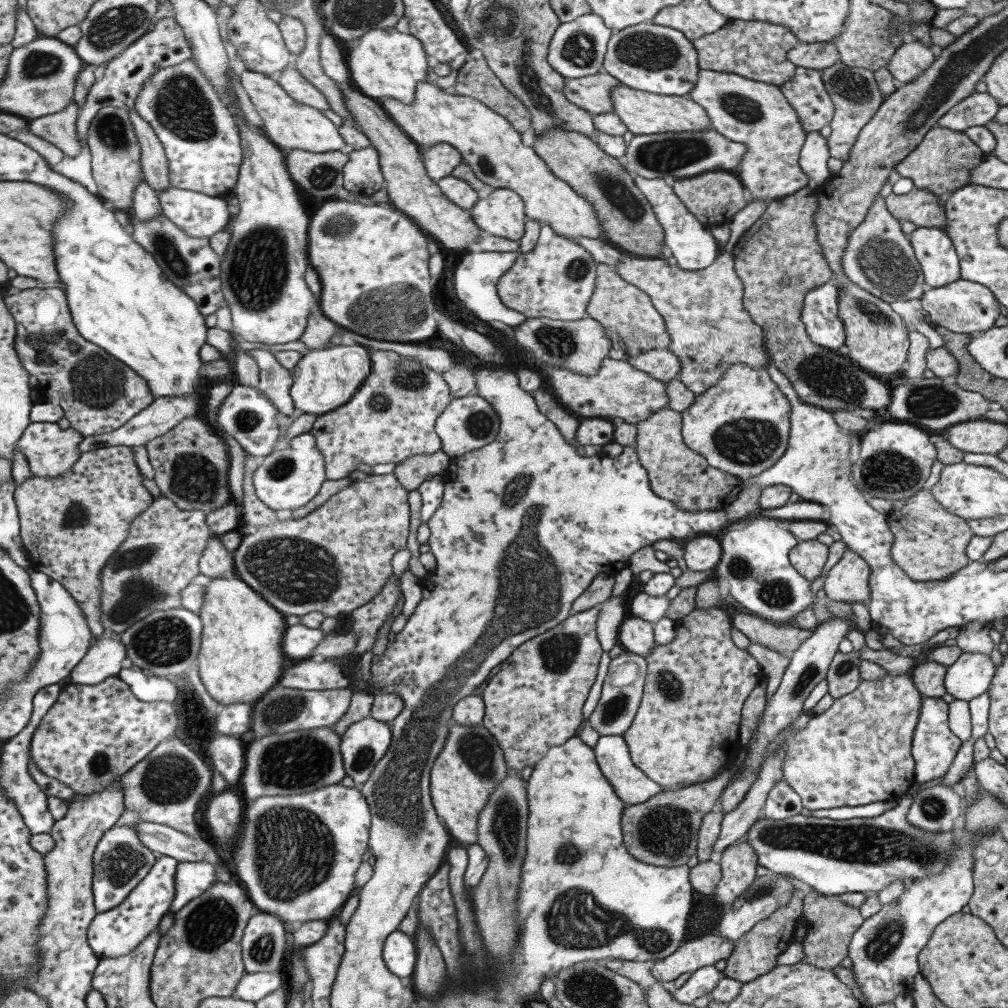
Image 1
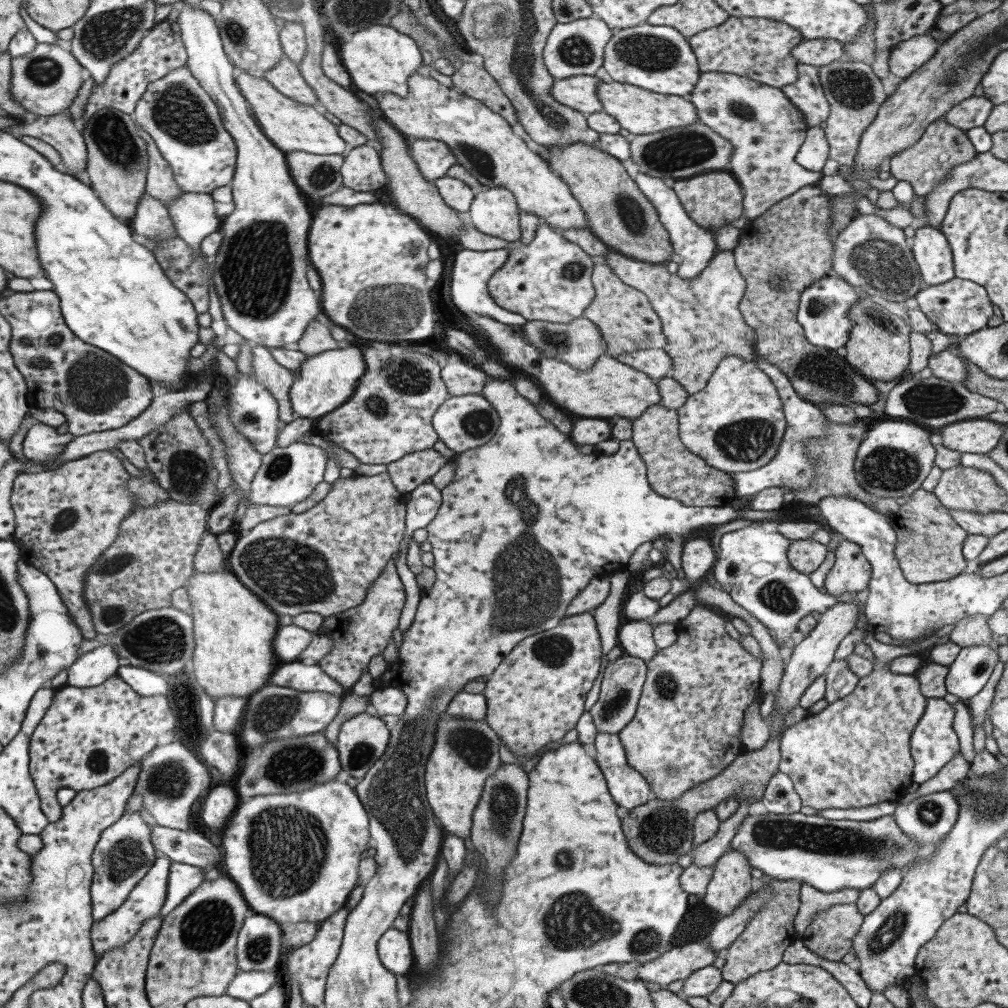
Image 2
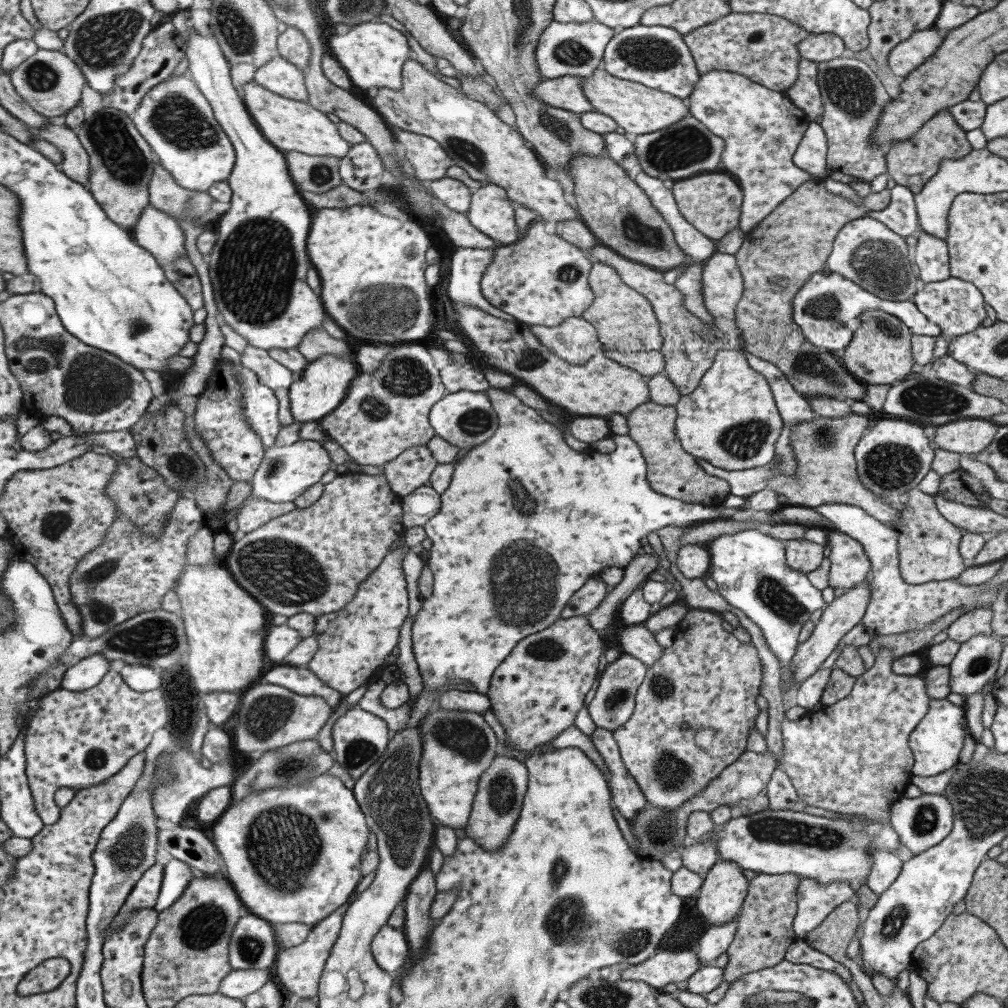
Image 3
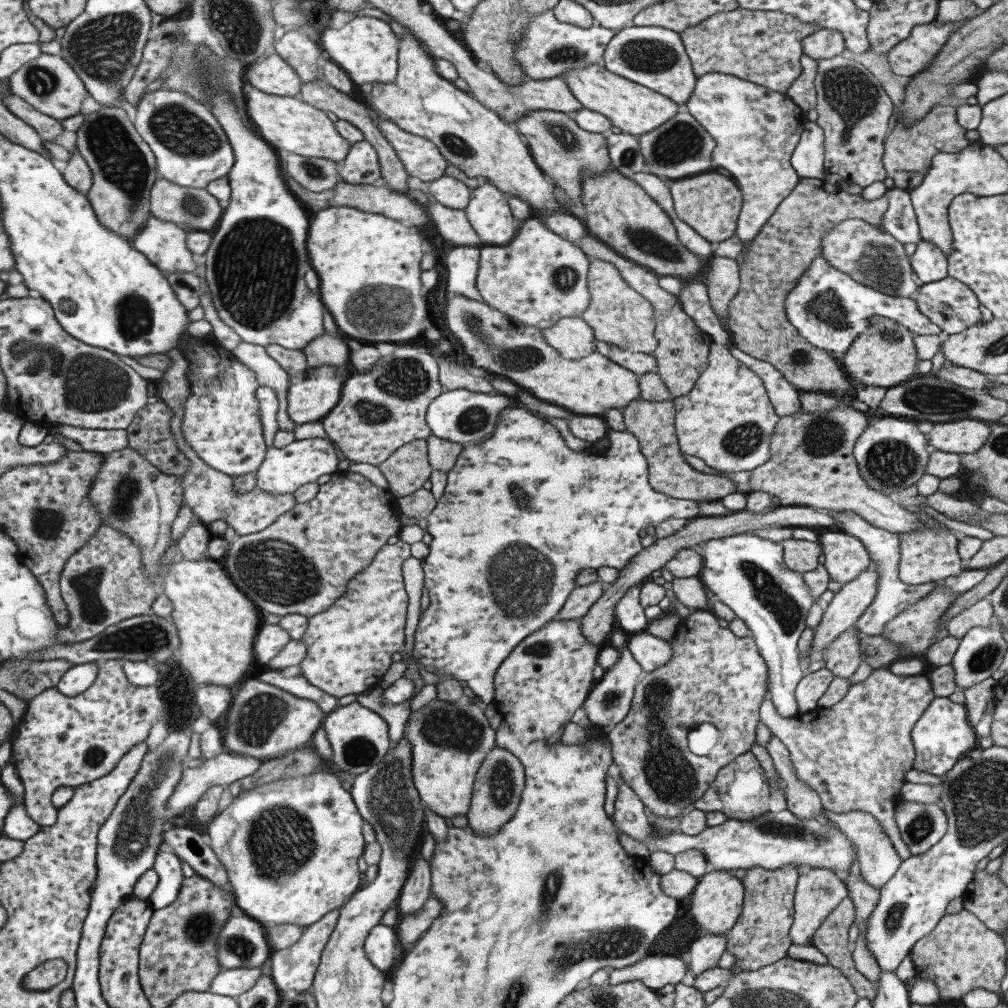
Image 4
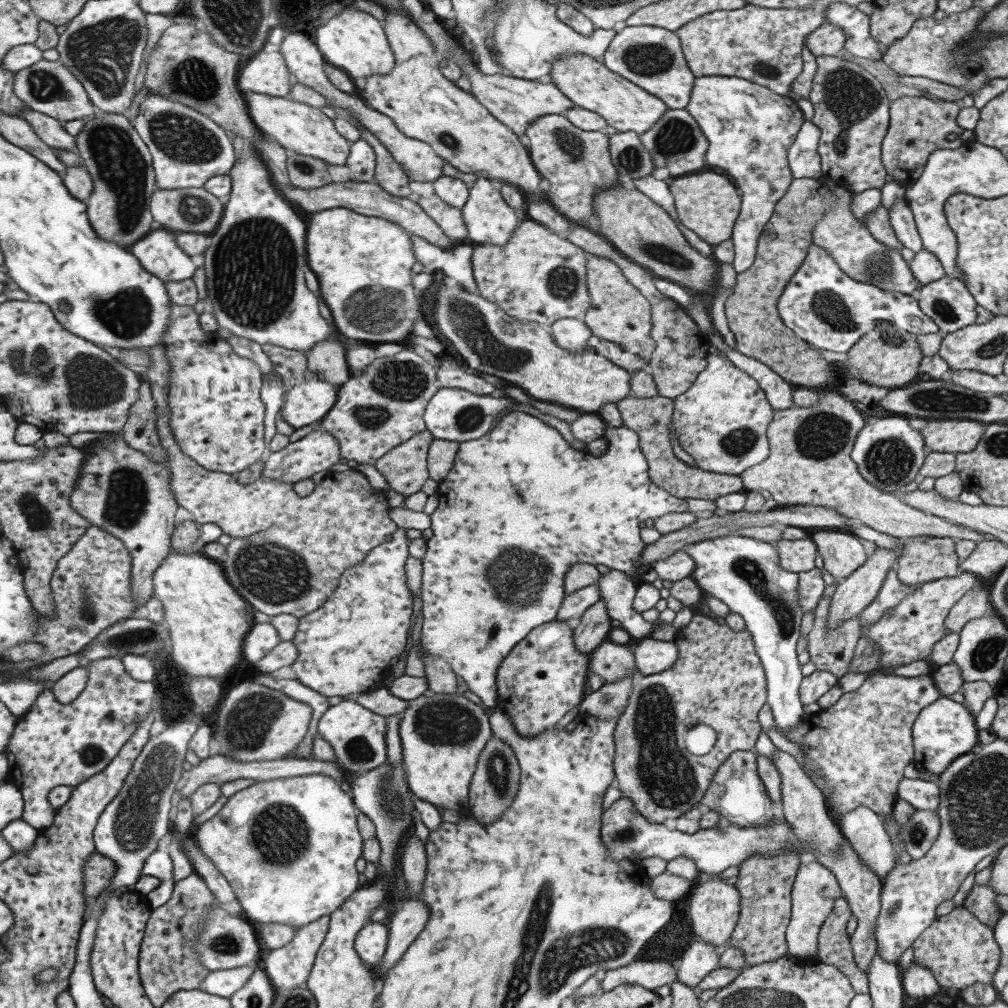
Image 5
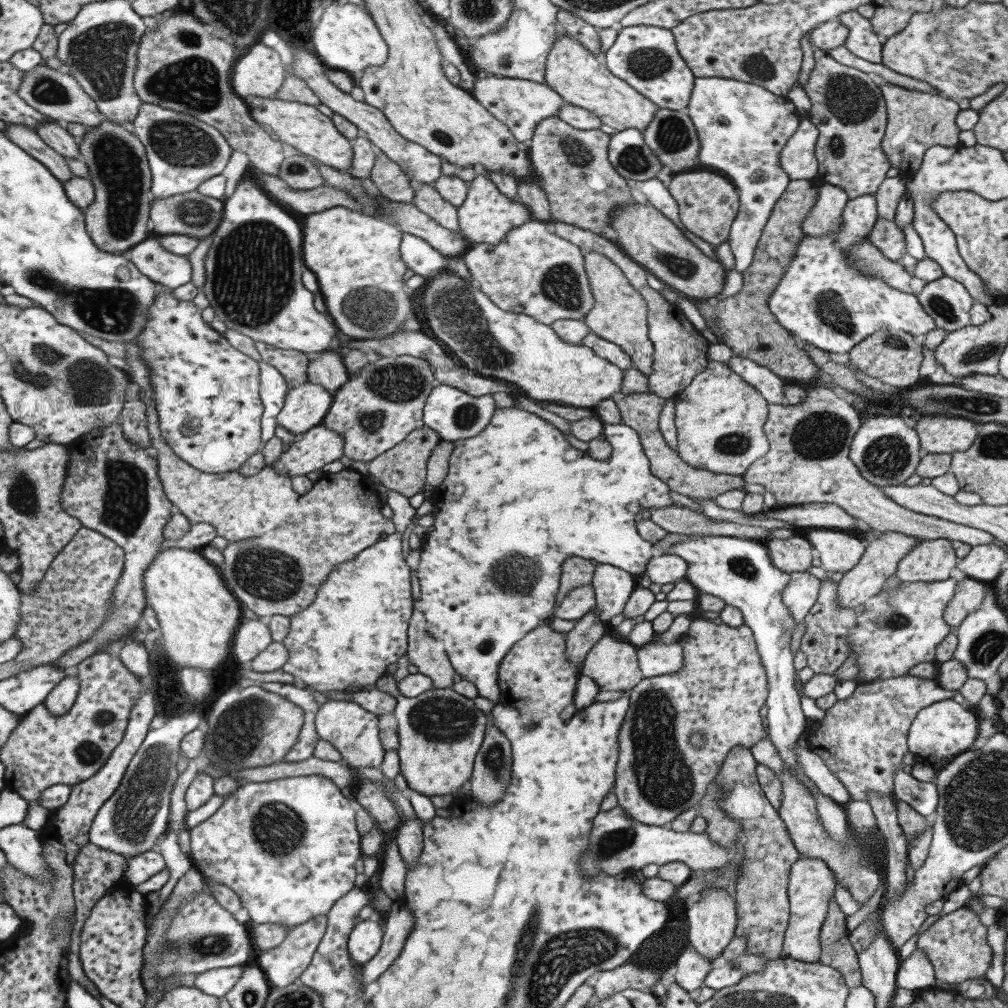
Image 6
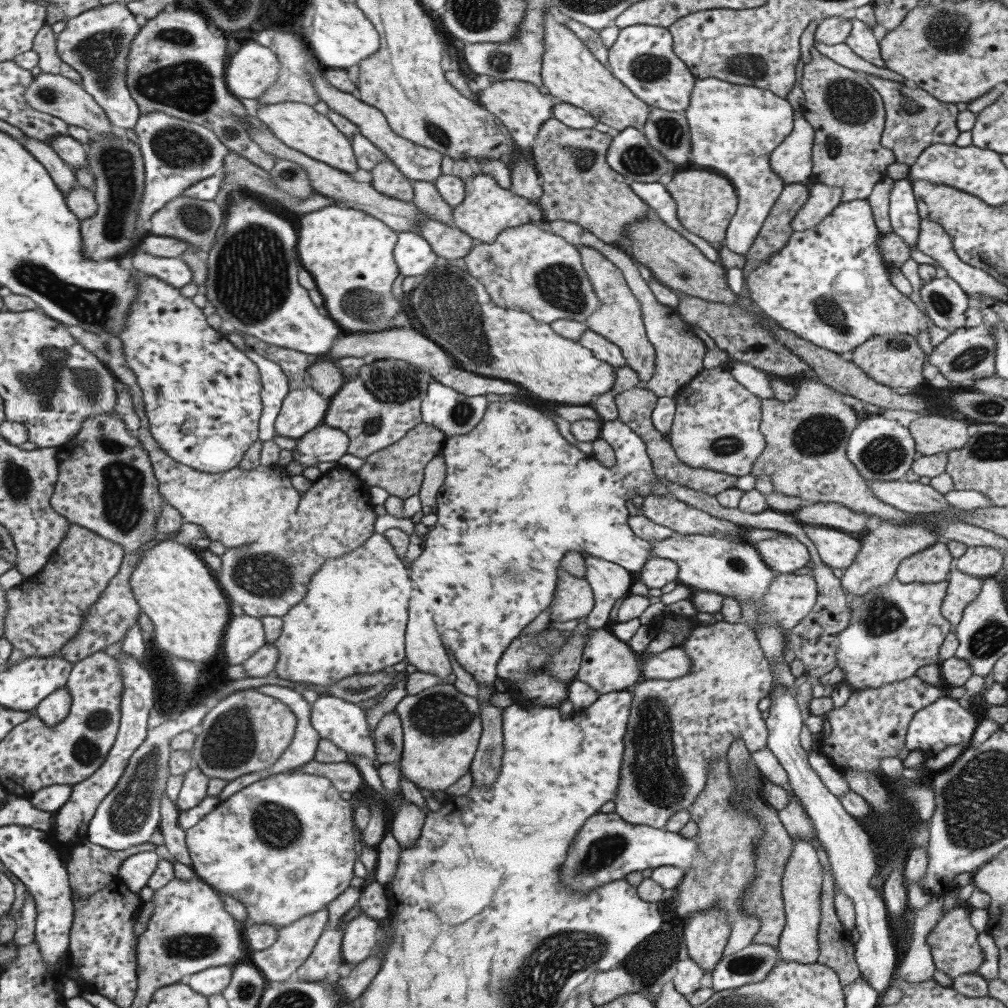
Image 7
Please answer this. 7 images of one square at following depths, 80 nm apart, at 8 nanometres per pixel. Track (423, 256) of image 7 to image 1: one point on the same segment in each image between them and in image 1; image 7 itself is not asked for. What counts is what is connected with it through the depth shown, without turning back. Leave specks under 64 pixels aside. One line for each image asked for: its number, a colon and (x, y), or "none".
1: (477, 275)
2: (473, 270)
3: (469, 265)
4: (463, 264)
5: (457, 263)
6: (424, 259)

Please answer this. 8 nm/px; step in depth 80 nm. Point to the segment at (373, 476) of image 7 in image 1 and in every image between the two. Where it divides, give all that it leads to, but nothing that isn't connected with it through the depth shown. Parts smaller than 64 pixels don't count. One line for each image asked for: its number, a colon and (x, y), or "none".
1: (413, 472)
2: (409, 473)
3: (412, 470)
4: (406, 471)
5: (405, 468)
6: (404, 469)

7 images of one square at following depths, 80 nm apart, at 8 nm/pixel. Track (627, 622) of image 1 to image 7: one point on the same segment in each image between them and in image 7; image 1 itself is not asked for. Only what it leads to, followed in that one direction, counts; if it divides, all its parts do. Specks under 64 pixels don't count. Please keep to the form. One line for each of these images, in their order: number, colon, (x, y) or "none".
2: (635, 638)
3: (636, 641)
4: (648, 652)
5: (650, 656)
6: (655, 658)
7: (671, 663)

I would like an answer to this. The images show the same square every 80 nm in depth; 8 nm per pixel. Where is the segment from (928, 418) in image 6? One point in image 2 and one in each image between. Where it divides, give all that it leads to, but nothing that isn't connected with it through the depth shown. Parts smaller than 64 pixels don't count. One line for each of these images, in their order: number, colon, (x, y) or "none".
2: (980, 436)
3: (965, 437)
4: (964, 436)
5: (945, 436)

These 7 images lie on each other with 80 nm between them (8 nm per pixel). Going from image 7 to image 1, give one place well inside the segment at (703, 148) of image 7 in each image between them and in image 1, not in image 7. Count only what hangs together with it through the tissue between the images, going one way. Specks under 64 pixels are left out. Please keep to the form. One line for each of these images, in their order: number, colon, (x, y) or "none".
1: (744, 111)
2: (765, 129)
3: (761, 128)
4: (755, 130)
5: (748, 128)
6: (741, 127)

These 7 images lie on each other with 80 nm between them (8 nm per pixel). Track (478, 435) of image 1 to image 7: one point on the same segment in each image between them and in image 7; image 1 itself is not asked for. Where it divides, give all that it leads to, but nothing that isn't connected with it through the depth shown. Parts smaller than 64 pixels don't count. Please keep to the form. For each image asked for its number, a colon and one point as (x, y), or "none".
2: (468, 421)
3: (466, 419)
4: (460, 415)
5: (454, 414)
6: (455, 414)
7: (446, 408)

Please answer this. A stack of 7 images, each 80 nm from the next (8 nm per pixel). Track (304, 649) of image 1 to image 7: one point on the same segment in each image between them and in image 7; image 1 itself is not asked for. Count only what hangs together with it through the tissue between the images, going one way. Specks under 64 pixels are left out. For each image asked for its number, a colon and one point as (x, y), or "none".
2: (291, 641)
3: (282, 640)
4: (272, 639)
5: (263, 638)
6: (253, 637)
7: (246, 634)

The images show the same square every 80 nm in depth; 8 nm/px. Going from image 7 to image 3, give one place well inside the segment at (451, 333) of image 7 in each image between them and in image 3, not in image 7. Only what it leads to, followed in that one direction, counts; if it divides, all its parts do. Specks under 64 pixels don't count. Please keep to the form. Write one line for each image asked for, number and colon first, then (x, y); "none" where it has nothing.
3: (598, 387)
4: (496, 342)
5: (525, 353)
6: (514, 347)

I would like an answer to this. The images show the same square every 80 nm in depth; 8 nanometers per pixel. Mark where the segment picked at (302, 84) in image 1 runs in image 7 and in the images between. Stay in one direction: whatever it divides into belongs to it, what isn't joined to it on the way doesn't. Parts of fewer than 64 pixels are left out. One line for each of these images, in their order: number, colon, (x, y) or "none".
2: (286, 77)
3: (281, 76)
4: (274, 75)
5: (267, 73)
6: (260, 72)
7: (254, 69)

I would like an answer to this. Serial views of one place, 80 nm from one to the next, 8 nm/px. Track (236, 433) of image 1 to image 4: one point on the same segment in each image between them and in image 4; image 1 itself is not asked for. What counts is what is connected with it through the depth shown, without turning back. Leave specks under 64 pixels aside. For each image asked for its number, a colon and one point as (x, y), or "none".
2: (255, 412)
3: (262, 407)
4: (268, 401)

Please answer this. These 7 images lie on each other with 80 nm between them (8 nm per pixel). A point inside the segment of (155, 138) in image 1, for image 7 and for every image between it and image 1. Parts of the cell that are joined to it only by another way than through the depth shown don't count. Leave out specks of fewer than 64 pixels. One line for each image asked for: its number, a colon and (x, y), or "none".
2: (162, 184)
3: (166, 193)
4: (199, 210)
5: (194, 210)
6: (193, 214)
7: (197, 221)

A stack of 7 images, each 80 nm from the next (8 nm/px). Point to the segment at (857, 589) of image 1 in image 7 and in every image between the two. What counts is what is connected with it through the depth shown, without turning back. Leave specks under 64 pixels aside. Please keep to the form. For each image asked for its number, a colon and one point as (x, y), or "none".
2: (850, 572)
3: (848, 566)
4: (845, 557)
5: (842, 553)
6: (838, 551)
7: (836, 550)

